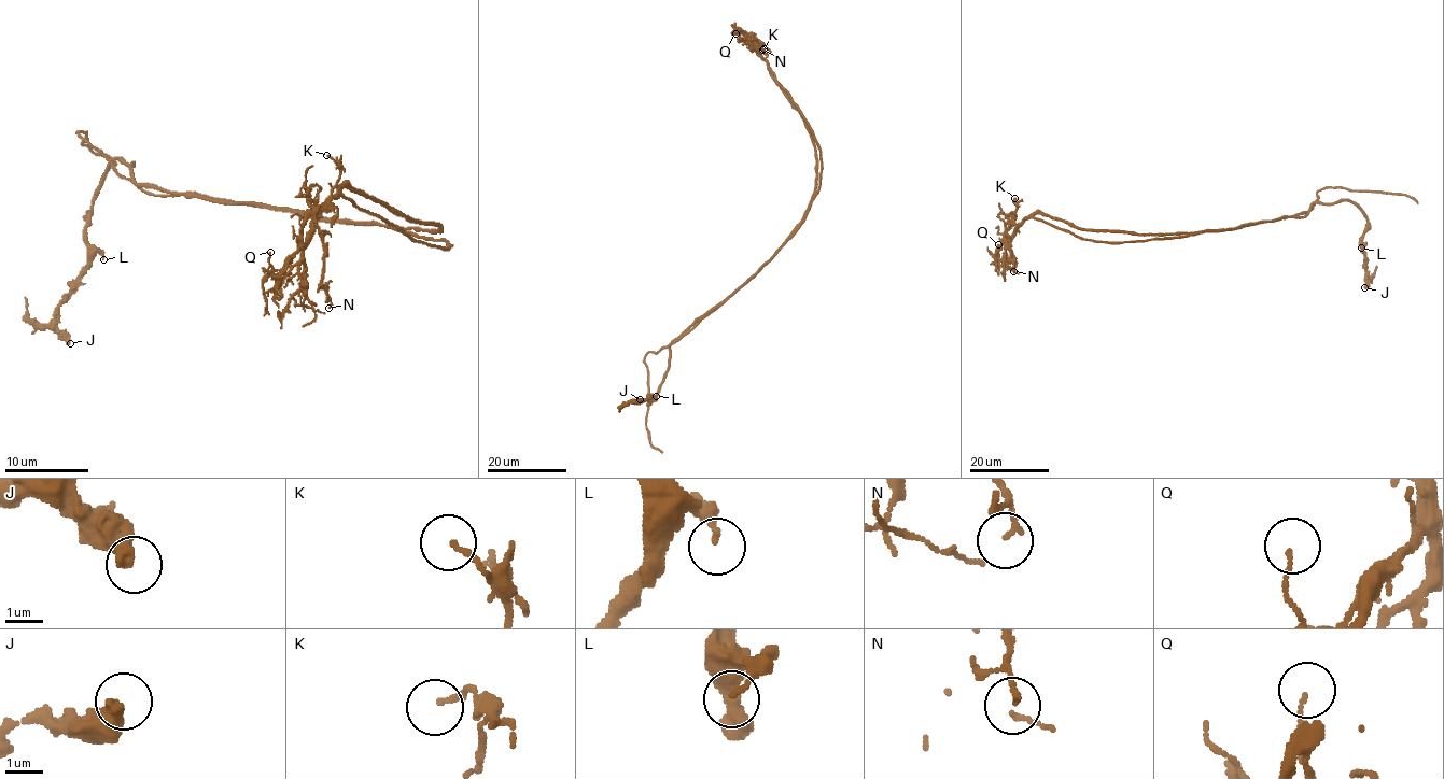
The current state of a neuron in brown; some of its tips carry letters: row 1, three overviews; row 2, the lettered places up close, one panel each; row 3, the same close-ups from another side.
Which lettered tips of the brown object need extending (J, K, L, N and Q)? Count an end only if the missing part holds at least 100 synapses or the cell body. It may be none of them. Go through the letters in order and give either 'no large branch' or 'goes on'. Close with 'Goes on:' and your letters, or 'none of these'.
J: no large branch
K: no large branch
L: no large branch
N: no large branch
Q: no large branch
Goes on: none of these

